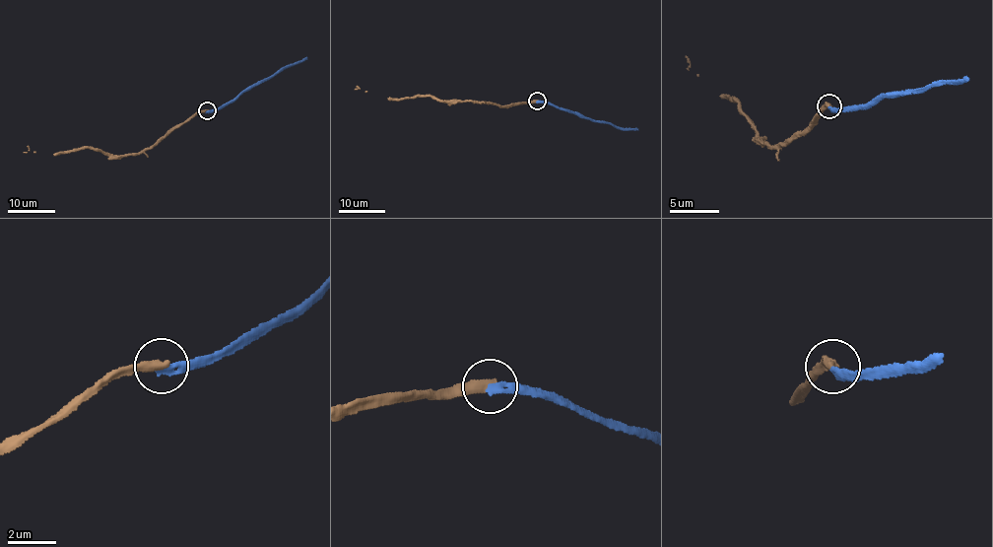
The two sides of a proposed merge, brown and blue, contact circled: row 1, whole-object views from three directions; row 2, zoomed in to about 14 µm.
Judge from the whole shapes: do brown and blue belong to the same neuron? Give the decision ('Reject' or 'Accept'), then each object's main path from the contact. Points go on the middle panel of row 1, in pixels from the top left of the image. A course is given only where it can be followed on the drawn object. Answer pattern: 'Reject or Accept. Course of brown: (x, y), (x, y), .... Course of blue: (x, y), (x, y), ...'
Reject. Course of brown: (537, 101), (502, 106), (475, 101), (445, 102), (421, 96), (389, 99), (357, 86). Course of blue: (538, 101), (593, 120), (637, 129)

